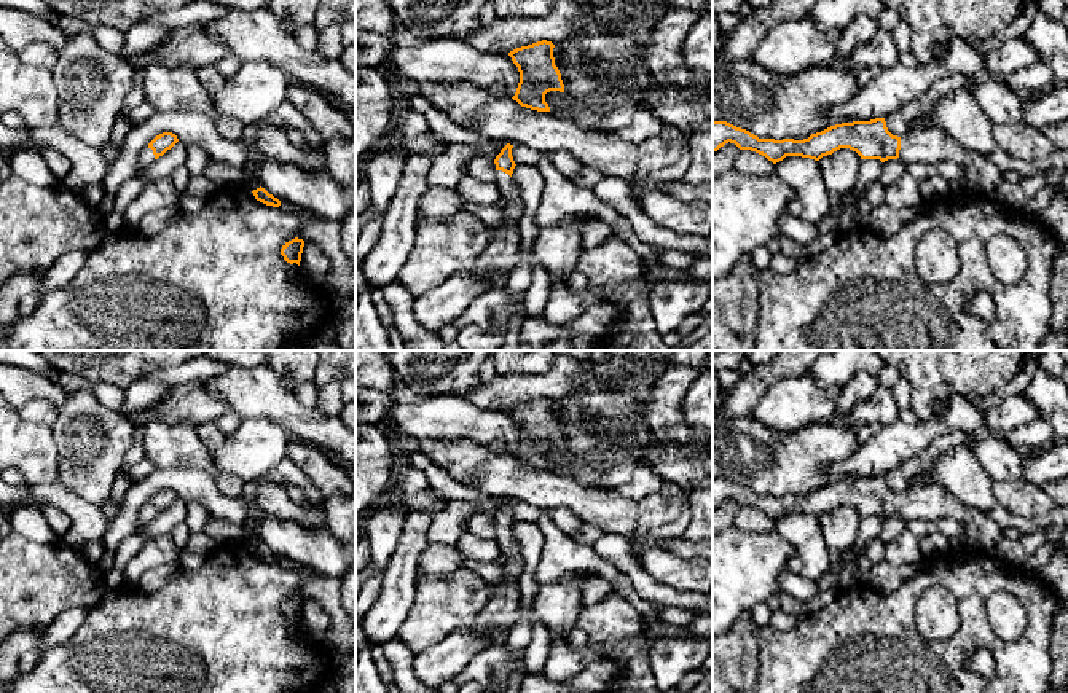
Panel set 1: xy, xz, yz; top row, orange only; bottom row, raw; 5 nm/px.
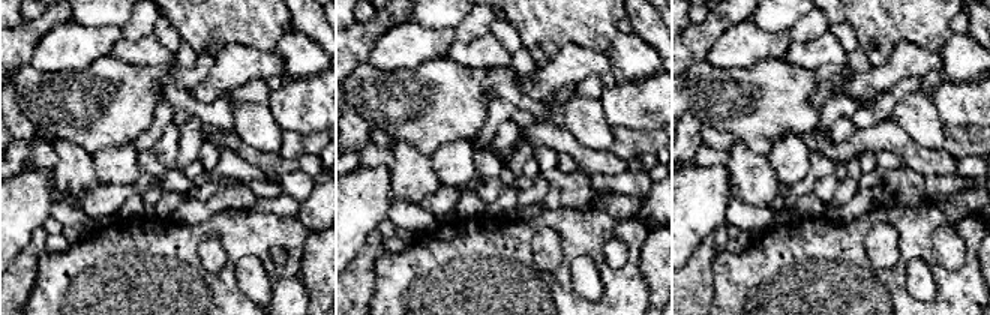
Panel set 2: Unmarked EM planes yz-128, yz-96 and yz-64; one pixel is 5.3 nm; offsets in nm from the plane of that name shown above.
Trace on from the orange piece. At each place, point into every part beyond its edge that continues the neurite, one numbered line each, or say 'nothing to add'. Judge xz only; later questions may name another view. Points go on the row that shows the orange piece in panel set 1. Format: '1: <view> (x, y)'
1: xz (501, 257)

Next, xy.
1: xy (145, 158)

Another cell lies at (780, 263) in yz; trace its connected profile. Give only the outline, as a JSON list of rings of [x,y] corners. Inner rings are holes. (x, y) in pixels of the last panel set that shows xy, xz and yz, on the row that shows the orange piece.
[[[838,229],[826,233],[819,239],[810,242],[807,247],[802,247],[802,252],[797,256],[786,256],[781,252],[773,253],[768,269],[778,274],[792,274],[805,260],[810,260],[829,249],[840,236],[842,233]]]

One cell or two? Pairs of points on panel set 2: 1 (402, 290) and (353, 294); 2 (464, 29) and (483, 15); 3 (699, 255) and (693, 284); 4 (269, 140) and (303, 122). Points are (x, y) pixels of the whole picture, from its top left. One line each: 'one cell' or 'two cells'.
1: two cells
2: one cell
3: one cell
4: two cells

